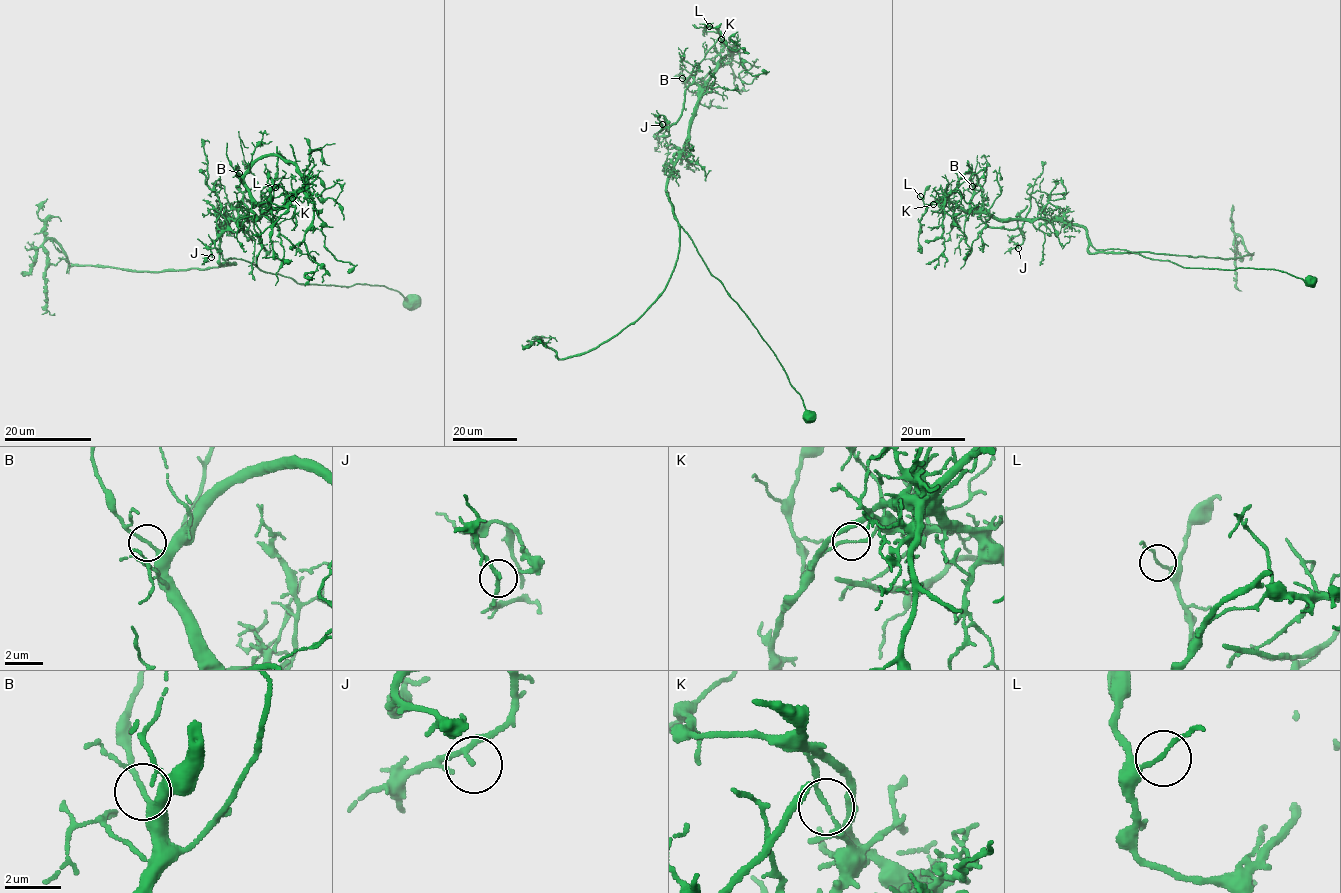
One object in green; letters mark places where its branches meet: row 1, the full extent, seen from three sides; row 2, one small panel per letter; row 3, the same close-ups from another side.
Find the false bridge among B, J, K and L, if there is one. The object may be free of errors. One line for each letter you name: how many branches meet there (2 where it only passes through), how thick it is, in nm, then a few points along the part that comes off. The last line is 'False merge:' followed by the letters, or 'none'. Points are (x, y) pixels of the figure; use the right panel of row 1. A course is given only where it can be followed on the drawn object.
K: Branches: 2. Thickness 130 nm. Course of the part to remove: (933, 204), (928, 205), (973, 173), (977, 183), (970, 204), (980, 218), (991, 227), (1019, 229), (1046, 163)
False merge: K

